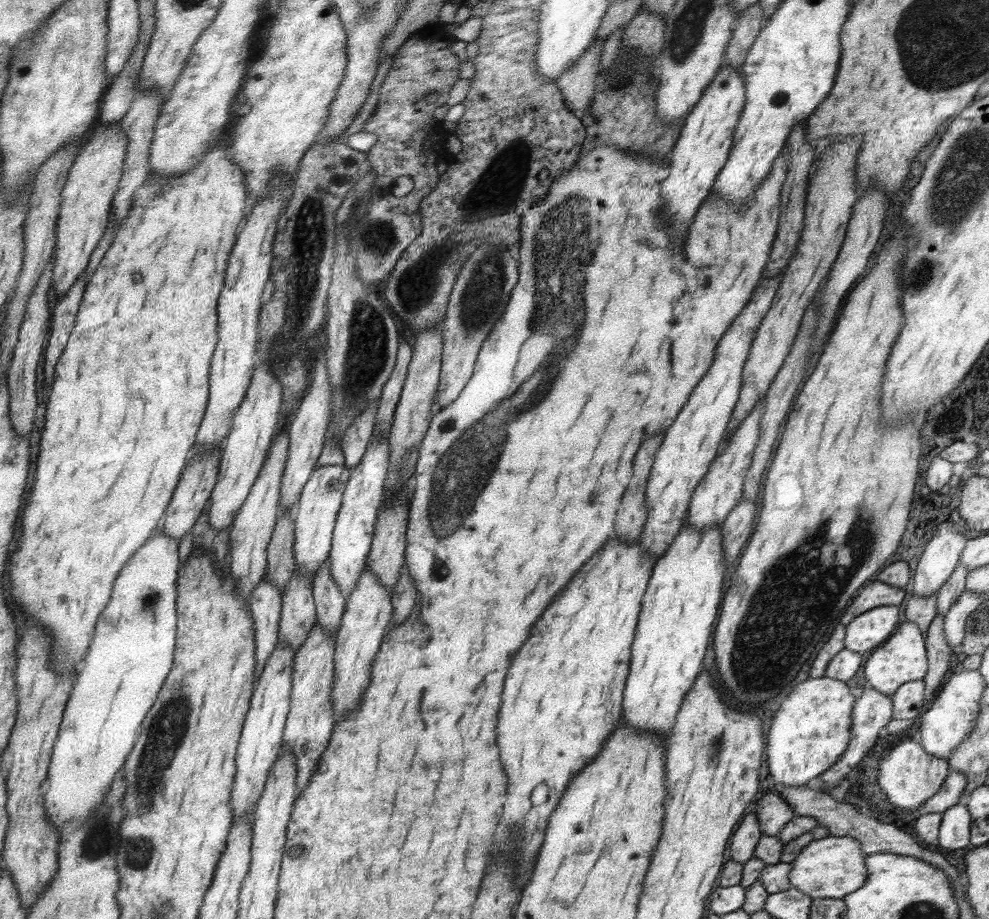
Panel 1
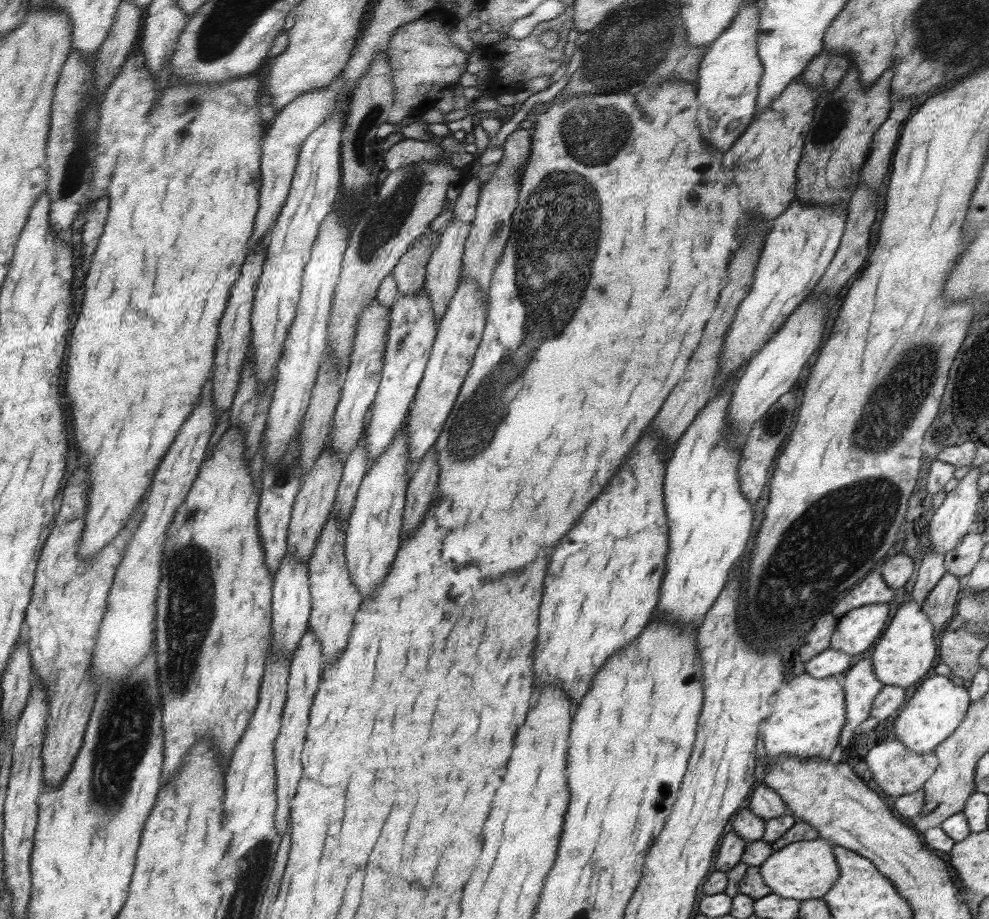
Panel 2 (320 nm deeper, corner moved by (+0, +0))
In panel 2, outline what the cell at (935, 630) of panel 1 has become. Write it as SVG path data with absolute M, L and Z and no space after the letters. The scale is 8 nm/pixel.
M946 571L946 574L936 583L934 588L923 600L922 610L934 625L936 636L947 626L954 616L957 602L963 591L962 578Z

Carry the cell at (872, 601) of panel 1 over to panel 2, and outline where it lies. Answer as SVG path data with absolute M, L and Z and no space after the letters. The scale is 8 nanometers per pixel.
M870 572L856 588L850 590L848 596L844 596L844 600L840 600L832 613L839 618L847 612L855 608L863 607L867 604L886 604L894 598L894 590L884 582L881 574L878 572Z

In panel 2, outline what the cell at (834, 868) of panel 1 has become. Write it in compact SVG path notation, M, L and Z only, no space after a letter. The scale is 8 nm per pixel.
M826 839L800 840L777 845L774 852L759 866L759 874L770 890L785 899L822 899L839 879L840 869L833 853L833 844Z

